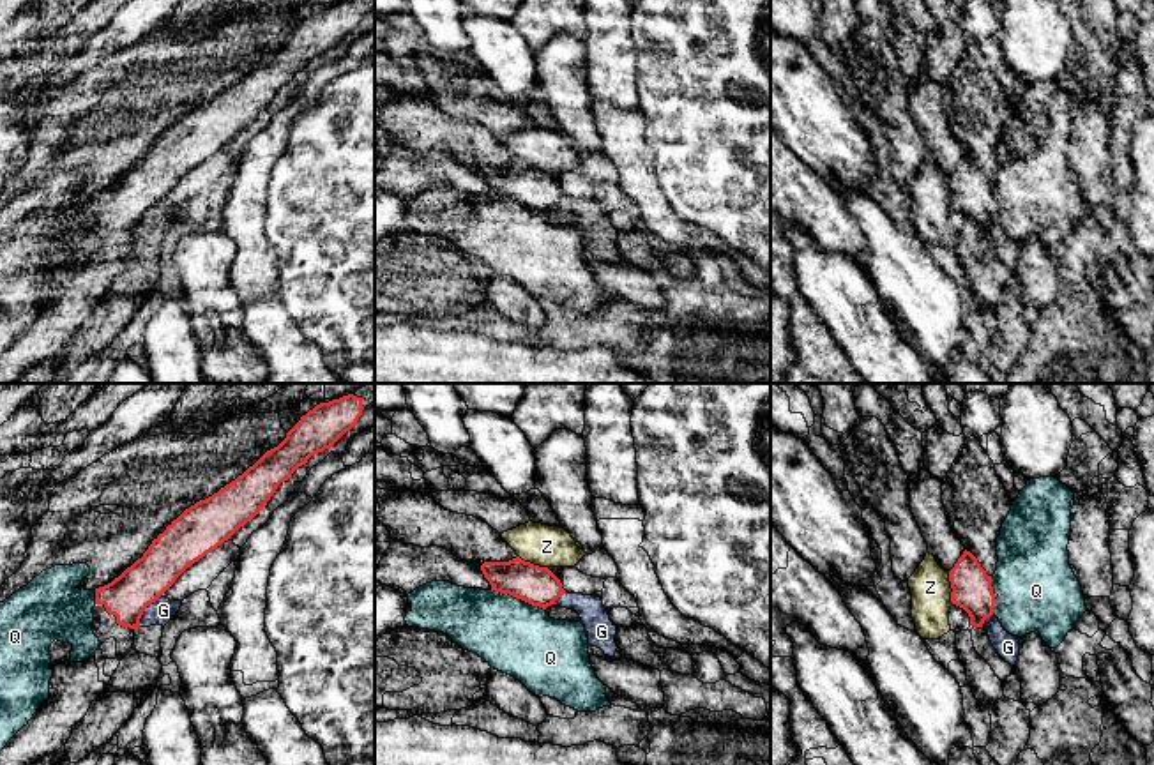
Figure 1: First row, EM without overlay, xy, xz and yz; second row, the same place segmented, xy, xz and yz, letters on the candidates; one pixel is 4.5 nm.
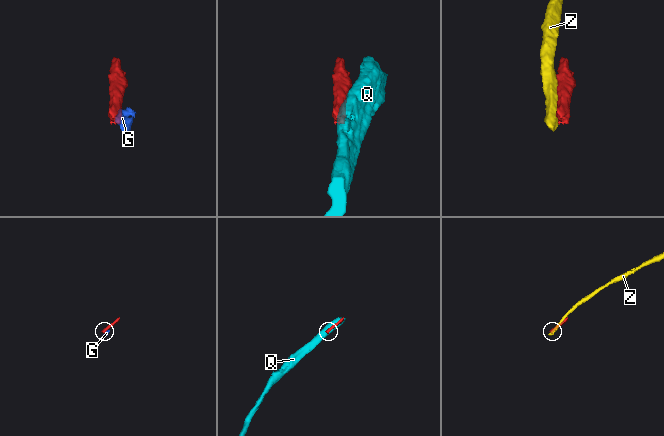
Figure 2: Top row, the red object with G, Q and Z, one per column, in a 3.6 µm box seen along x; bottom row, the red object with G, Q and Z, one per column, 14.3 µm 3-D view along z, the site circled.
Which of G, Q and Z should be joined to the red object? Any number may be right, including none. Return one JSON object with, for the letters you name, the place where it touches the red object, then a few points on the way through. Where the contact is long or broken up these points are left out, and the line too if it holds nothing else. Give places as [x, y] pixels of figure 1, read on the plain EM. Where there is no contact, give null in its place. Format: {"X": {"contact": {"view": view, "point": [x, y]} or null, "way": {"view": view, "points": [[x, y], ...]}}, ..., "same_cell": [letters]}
{"same_cell": []}

